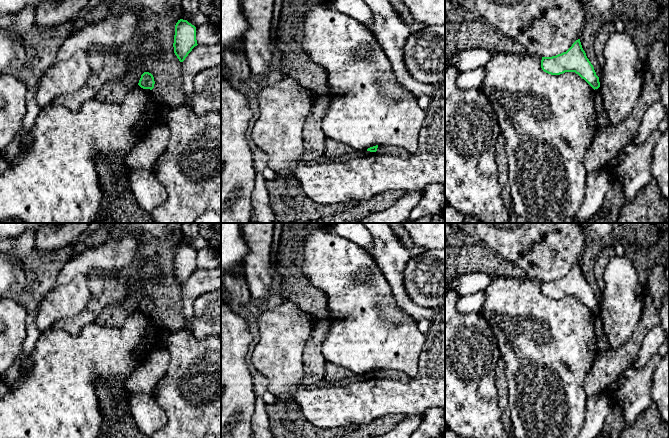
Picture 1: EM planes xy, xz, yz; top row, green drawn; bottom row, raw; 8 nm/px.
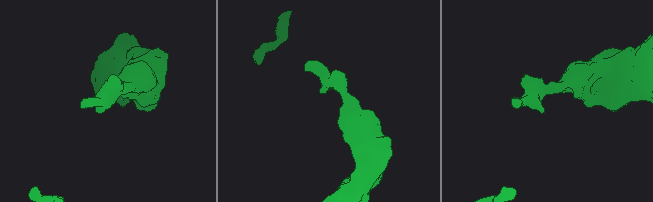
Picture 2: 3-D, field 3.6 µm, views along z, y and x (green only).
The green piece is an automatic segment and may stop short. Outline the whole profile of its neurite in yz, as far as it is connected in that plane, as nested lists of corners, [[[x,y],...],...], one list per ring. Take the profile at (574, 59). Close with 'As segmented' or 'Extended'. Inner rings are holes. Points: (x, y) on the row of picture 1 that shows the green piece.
[[[580,39],[576,40],[566,52],[552,57],[542,57],[541,68],[551,75],[575,72],[594,90],[600,87],[599,77],[587,58]]]. As segmented

